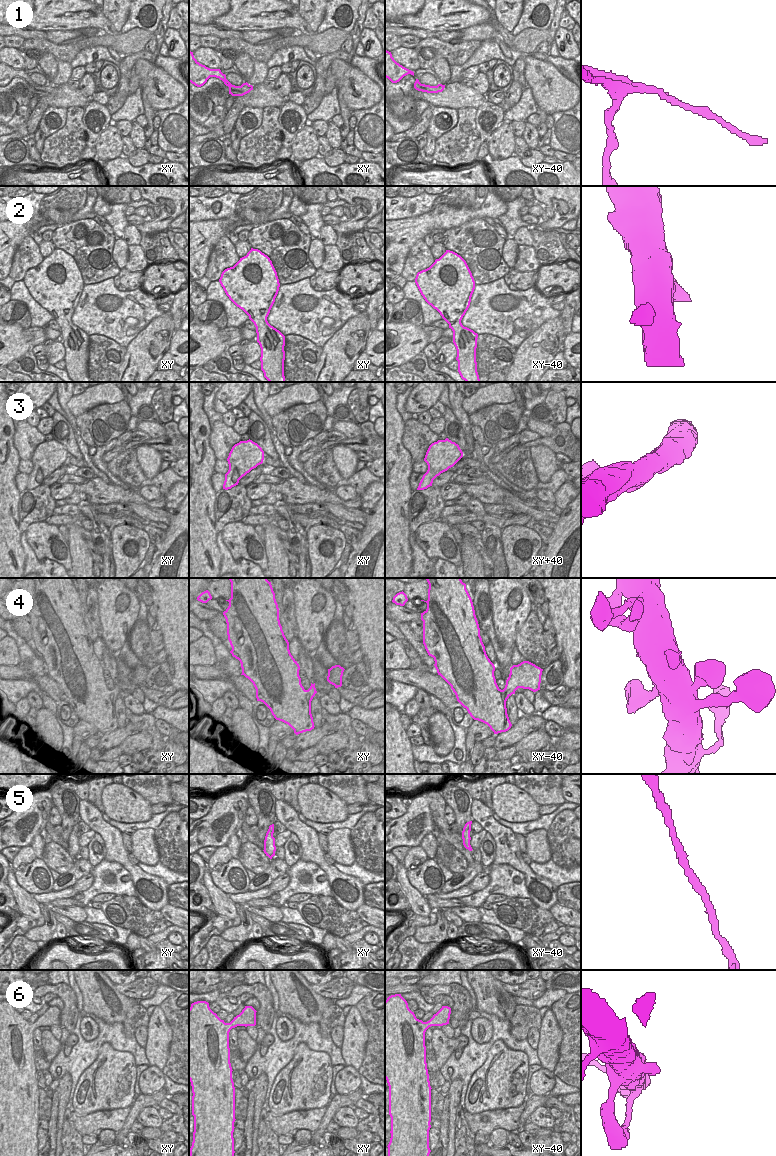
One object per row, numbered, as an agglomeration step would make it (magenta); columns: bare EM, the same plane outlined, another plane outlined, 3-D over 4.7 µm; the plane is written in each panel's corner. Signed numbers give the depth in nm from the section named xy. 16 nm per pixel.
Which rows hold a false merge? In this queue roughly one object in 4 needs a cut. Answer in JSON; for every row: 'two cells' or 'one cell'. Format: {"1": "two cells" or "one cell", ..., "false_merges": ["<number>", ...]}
{"1": "two cells", "2": "one cell", "3": "one cell", "4": "one cell", "5": "one cell", "6": "one cell", "false_merges": ["1"]}

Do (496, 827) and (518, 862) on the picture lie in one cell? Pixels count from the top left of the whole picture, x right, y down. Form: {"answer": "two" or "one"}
{"answer": "one"}

